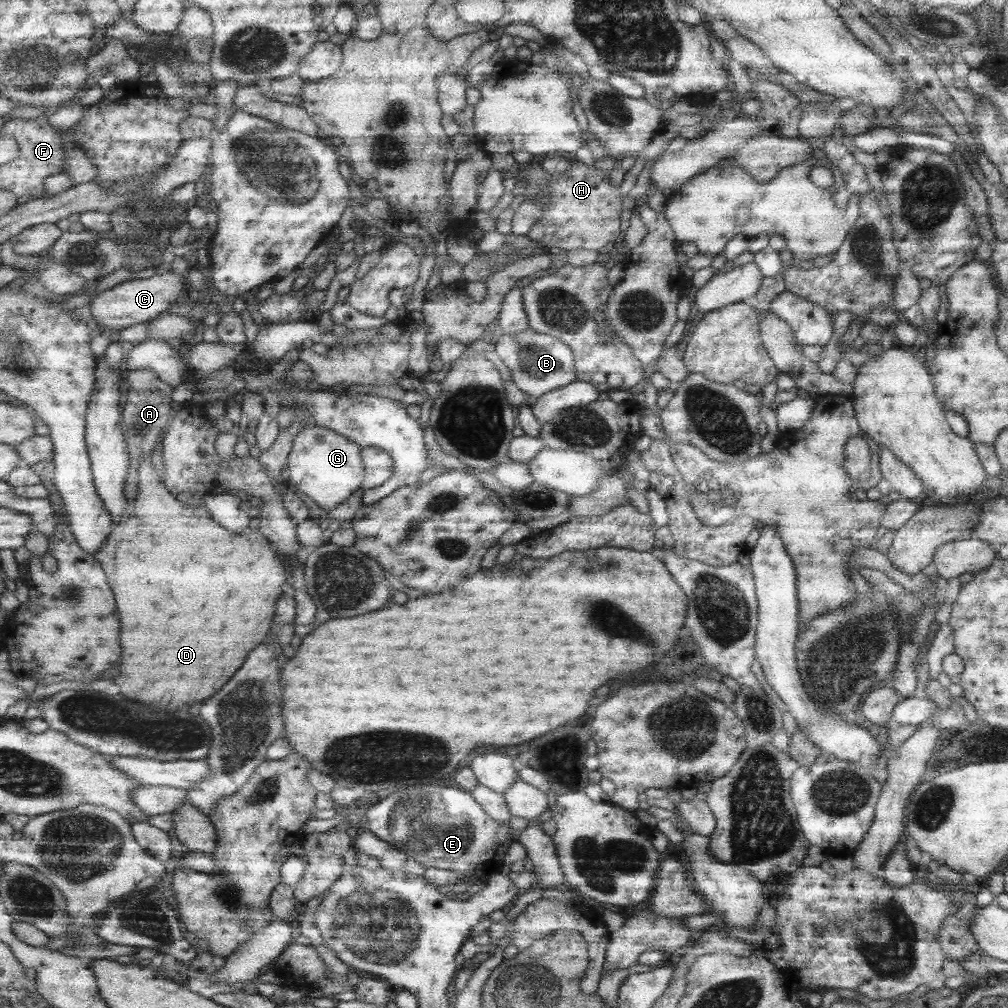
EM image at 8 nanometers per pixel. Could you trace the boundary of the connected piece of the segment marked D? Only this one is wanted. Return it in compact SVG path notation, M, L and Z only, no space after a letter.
M150 456L142 460L140 464L140 479L138 488L138 497L130 513L117 523L111 534L108 536L107 543L99 548L94 557L103 565L104 572L109 578L109 584L113 584L113 592L117 592L117 604L119 604L119 616L121 616L121 646L123 646L123 658L121 658L121 666L117 666L119 676L115 678L115 684L119 686L119 692L131 700L137 700L141 704L147 704L151 708L157 710L165 710L165 712L177 712L177 710L185 710L189 706L201 704L209 698L213 698L217 692L223 690L223 686L231 680L231 676L243 666L243 662L247 660L249 652L255 650L259 644L263 644L263 640L269 636L271 626L276 619L276 606L281 596L285 594L283 590L287 590L285 582L287 582L287 566L283 564L283 560L279 560L277 548L265 538L265 535L255 530L246 530L241 536L235 536L236 532L229 532L223 526L219 526L211 516L207 505L199 508L189 508L189 504L181 504L179 497L172 493L165 483L159 482L159 474L151 464Z

